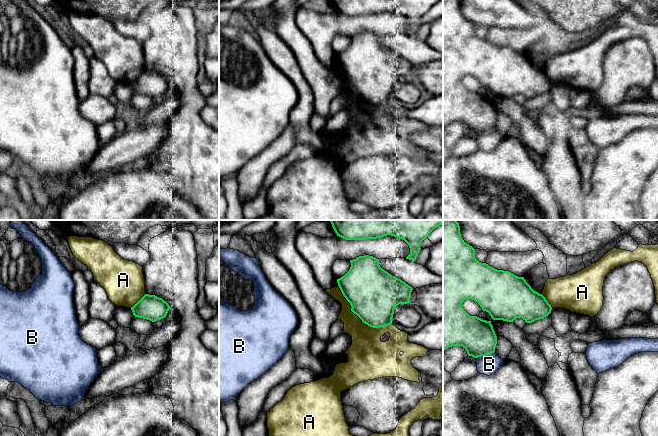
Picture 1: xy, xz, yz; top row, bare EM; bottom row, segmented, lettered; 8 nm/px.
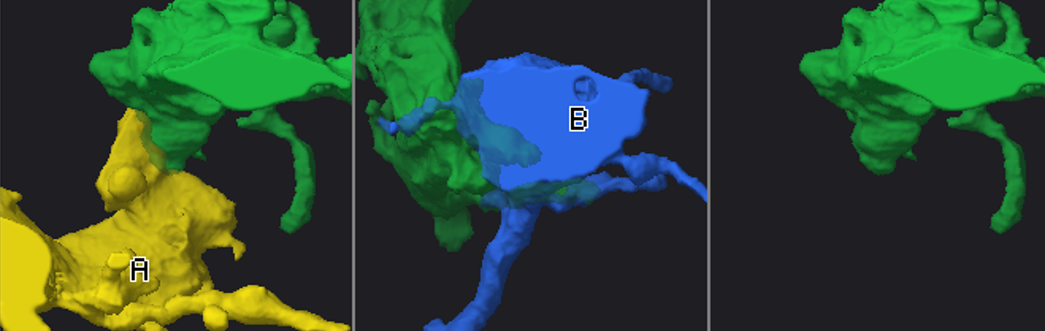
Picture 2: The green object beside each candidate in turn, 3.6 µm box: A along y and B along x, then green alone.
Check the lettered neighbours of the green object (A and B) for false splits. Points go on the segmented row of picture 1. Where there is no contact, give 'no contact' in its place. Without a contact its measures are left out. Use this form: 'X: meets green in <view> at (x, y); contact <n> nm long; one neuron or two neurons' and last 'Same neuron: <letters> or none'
A: meets green in xz at (359, 317); contact 550 nm long; one neuron
B: meets green in yz at (484, 355); contact 160 nm long; two neurons
Same neuron: A

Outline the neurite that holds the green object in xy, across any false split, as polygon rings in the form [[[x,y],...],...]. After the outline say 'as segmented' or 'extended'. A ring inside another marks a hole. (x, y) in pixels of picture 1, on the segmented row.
[[[70,236],[68,243],[76,259],[93,273],[116,306],[130,308],[133,315],[155,322],[166,317],[169,304],[145,292],[143,267],[122,259],[106,242],[92,237]]]; extended

